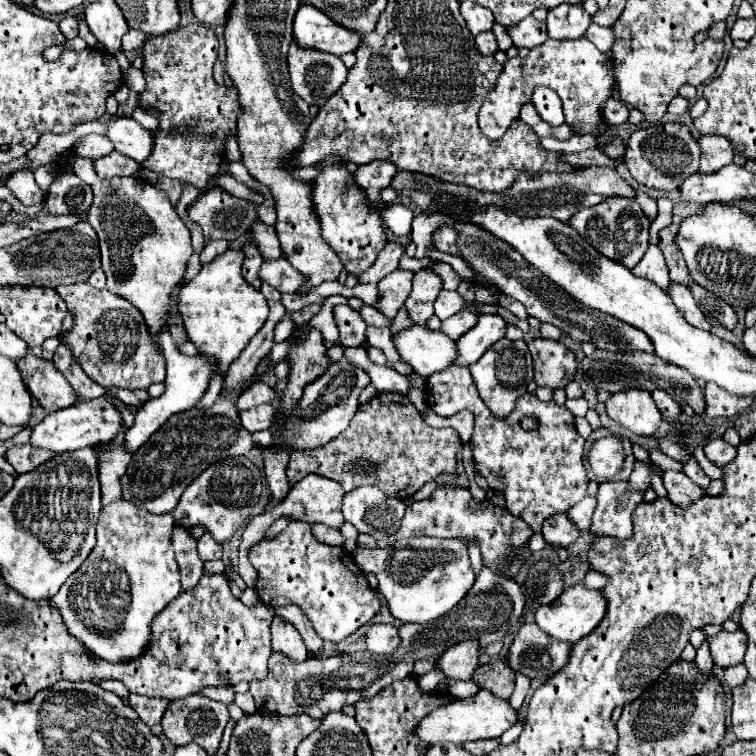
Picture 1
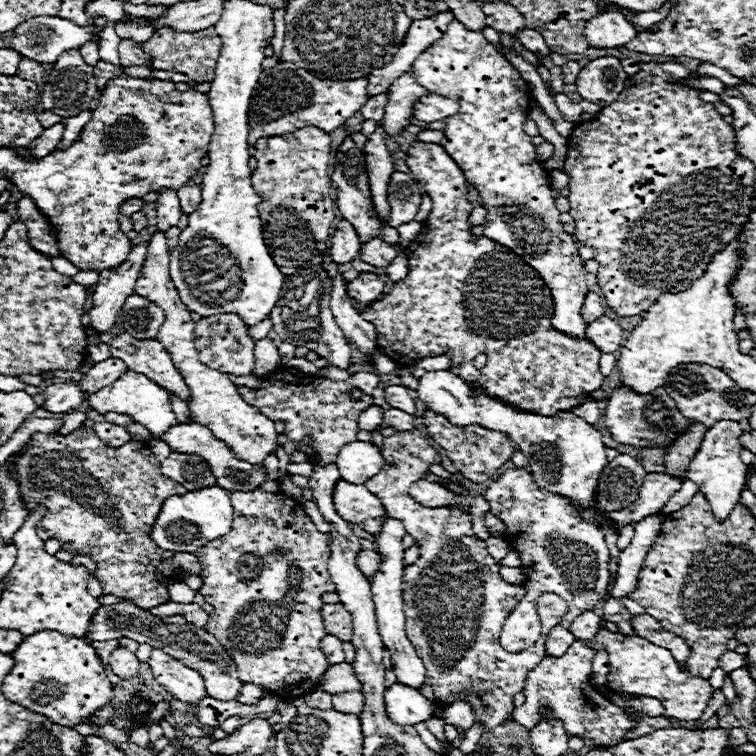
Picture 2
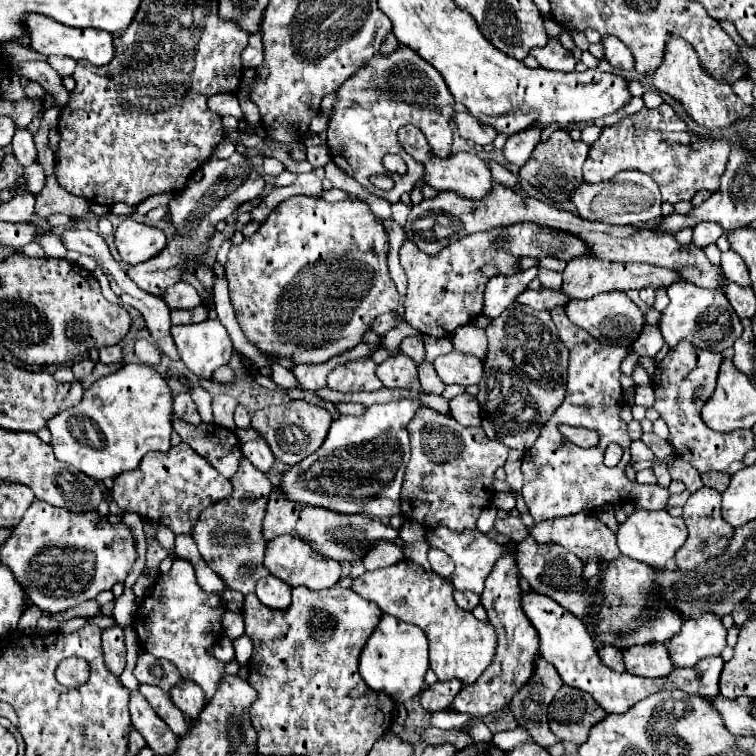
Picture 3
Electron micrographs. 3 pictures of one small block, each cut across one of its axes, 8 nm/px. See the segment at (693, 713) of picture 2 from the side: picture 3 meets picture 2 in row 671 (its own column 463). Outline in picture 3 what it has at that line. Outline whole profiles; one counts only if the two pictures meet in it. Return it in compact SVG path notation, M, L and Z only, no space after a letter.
M402 560L388 568L364 572L354 580L352 590L376 602L384 612L408 624L416 624L426 632L430 640L430 668L436 672L438 680L460 678L464 684L472 684L490 666L496 650L492 624L480 622L470 612L458 608L454 602L454 586L434 572L428 574L420 564Z

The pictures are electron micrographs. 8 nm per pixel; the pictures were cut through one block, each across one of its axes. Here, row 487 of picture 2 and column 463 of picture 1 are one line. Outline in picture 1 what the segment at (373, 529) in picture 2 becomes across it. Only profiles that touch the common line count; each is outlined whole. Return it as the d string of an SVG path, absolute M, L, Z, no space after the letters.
M482 314L478 318L478 324L468 330L462 338L458 338L458 366L470 366L474 364L494 342L504 338L506 334L506 322L500 314Z

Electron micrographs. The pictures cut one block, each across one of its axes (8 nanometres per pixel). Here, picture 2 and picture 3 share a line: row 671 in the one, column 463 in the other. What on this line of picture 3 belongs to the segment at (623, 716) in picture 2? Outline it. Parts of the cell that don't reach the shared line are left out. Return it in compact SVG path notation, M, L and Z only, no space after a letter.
M426 528L424 532L428 546L430 548L440 548L444 550L454 562L456 562L456 570L450 576L452 584L456 590L472 590L474 594L482 594L484 590L484 580L486 576L492 572L494 564L508 554L508 548L502 544L496 544L494 540L490 540L486 534L482 532L452 532L448 528Z

